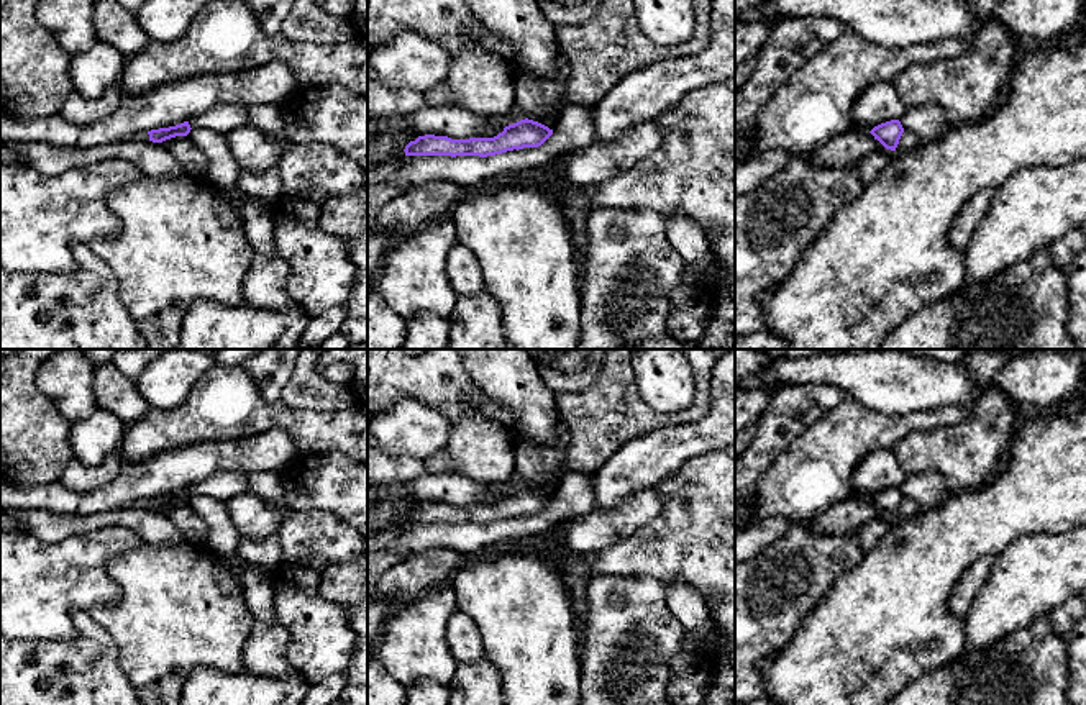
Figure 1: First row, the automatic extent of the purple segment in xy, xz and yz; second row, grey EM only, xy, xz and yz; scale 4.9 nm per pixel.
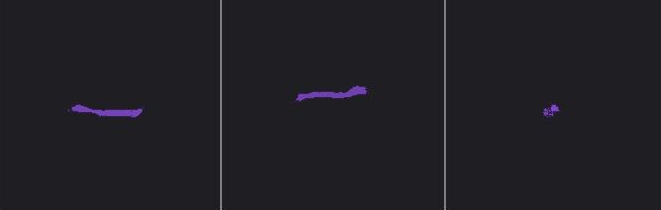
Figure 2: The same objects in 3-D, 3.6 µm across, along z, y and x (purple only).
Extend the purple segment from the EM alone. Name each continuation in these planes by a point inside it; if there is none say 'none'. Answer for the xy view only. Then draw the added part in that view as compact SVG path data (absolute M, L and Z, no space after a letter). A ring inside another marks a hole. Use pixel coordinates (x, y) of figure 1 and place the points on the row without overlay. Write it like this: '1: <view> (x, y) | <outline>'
1: xy (223, 486) | M220 471L202 482L189 487L192 497L207 495L223 503L246 490L248 474Z

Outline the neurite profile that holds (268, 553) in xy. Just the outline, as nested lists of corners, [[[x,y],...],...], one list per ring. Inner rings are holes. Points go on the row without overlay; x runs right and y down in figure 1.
[[[277,533],[261,541],[240,538],[238,553],[241,561],[267,571],[274,571],[284,561],[281,536]]]

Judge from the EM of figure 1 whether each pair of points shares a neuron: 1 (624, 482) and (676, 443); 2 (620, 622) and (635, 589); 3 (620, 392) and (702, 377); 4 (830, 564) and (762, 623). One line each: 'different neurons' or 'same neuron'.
1: same neuron
2: same neuron
3: same neuron
4: same neuron

